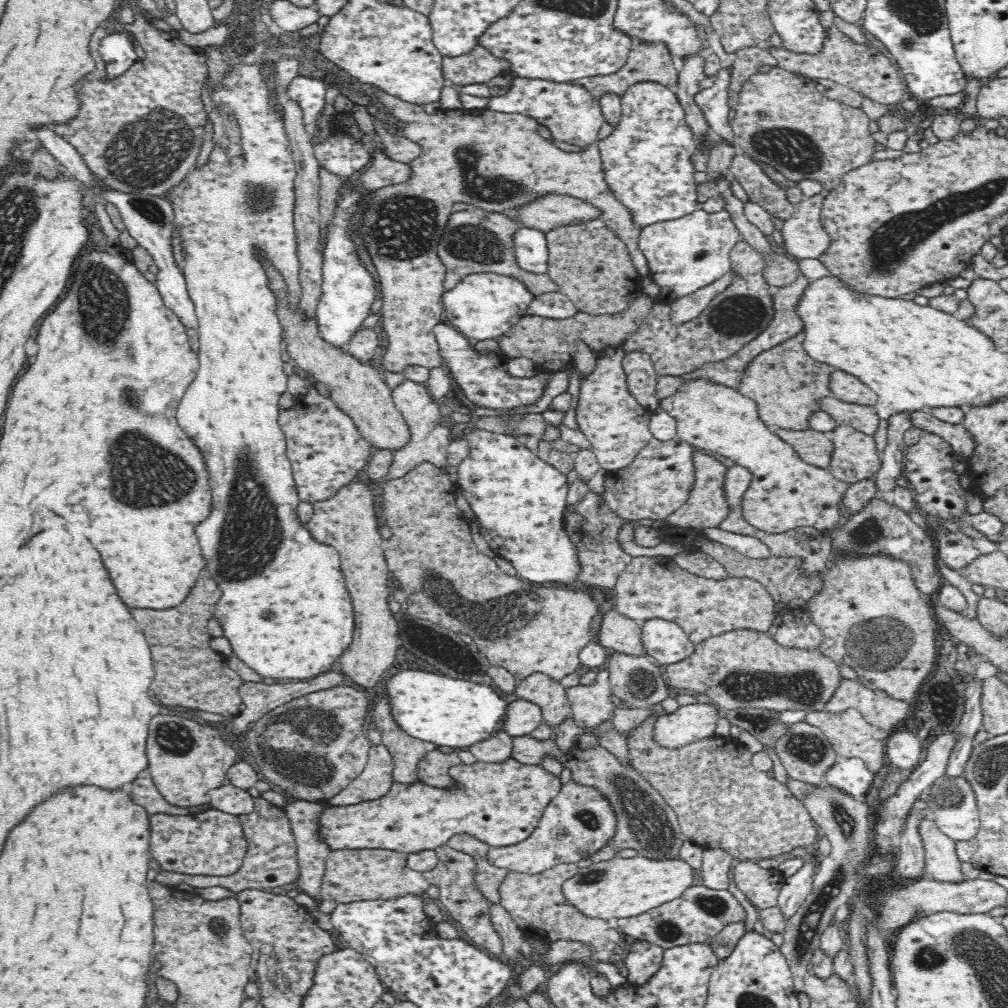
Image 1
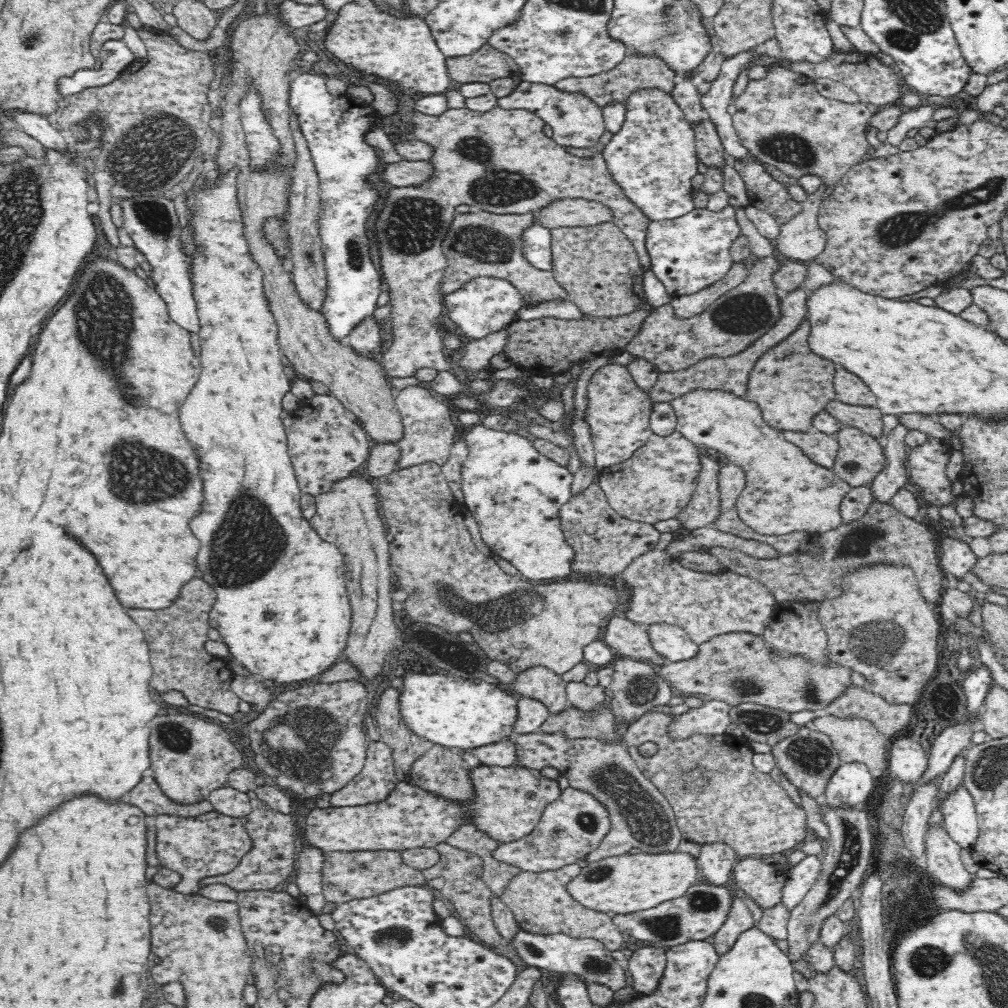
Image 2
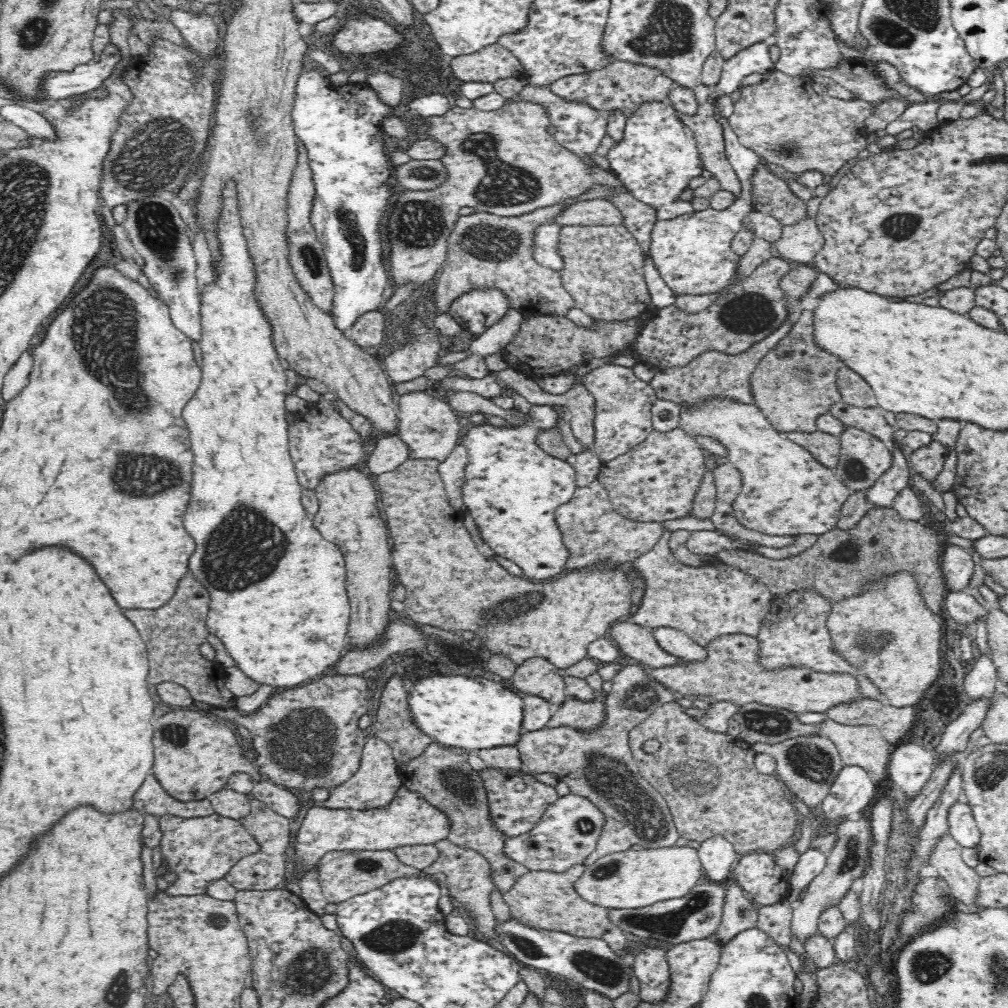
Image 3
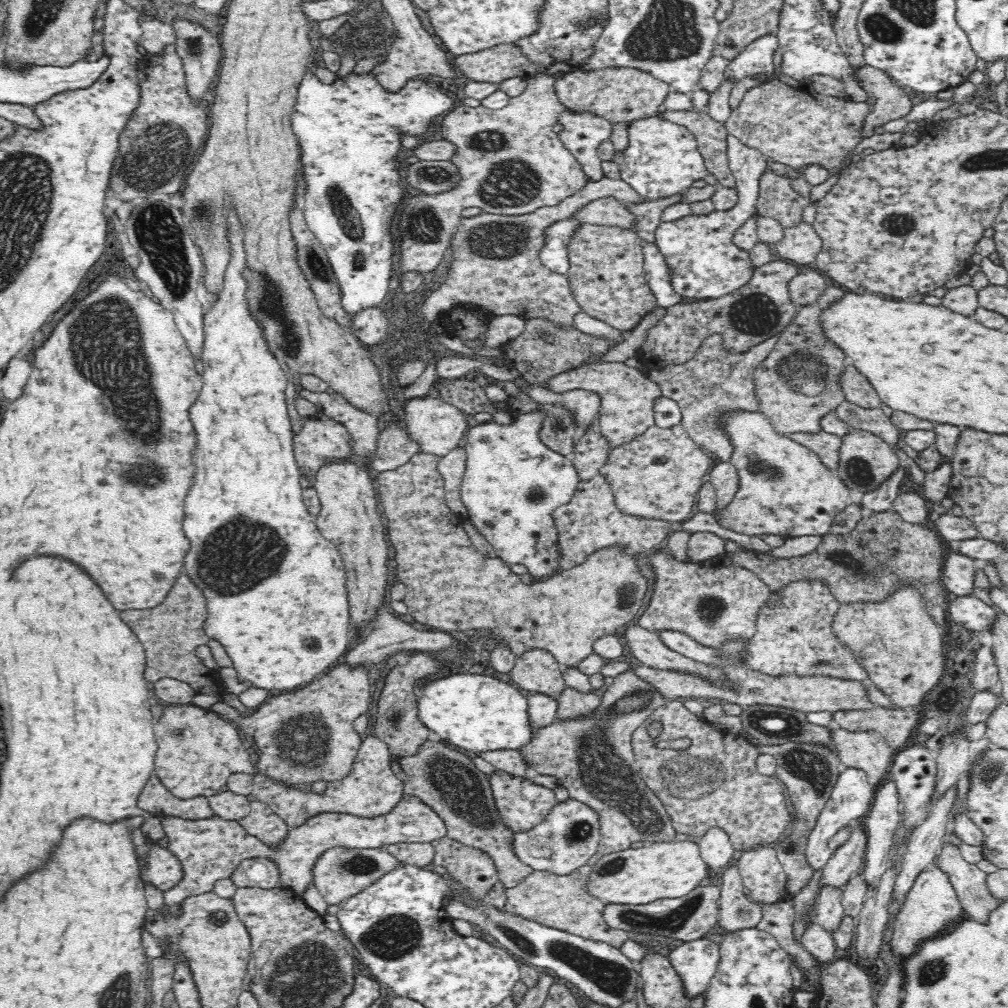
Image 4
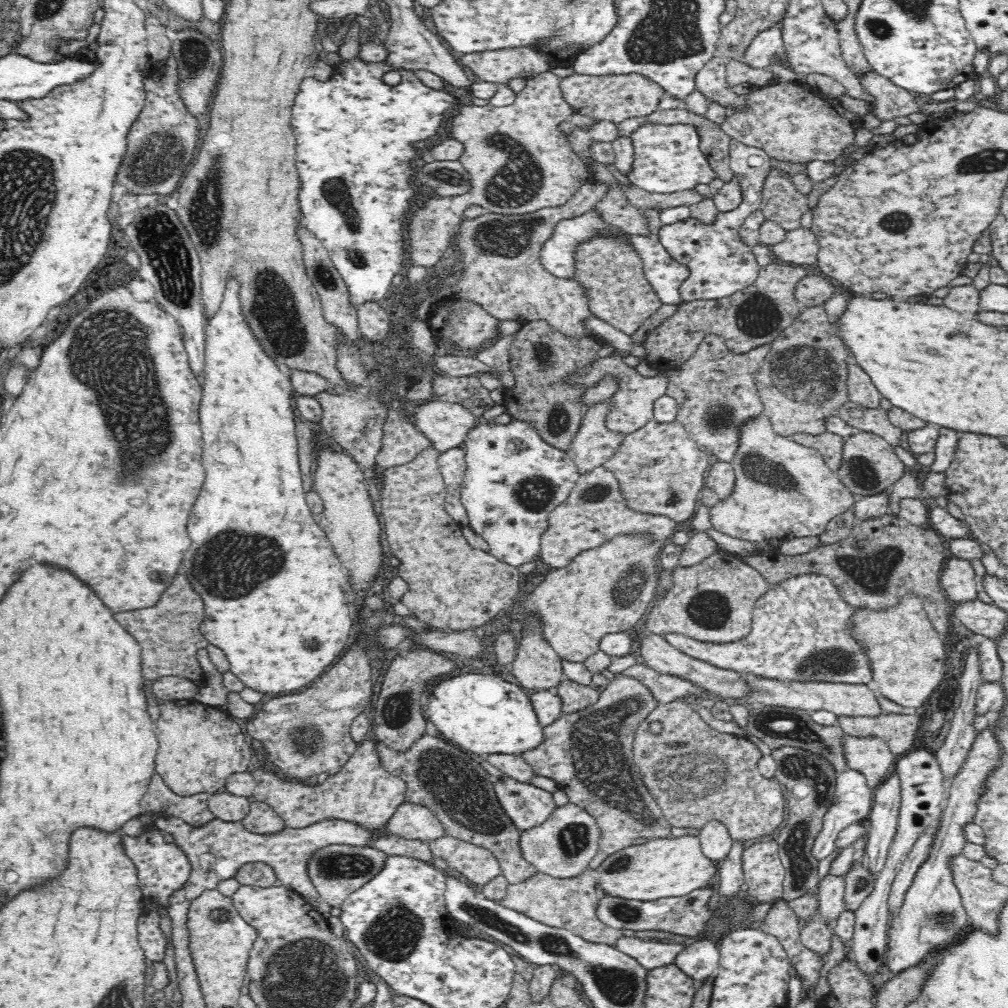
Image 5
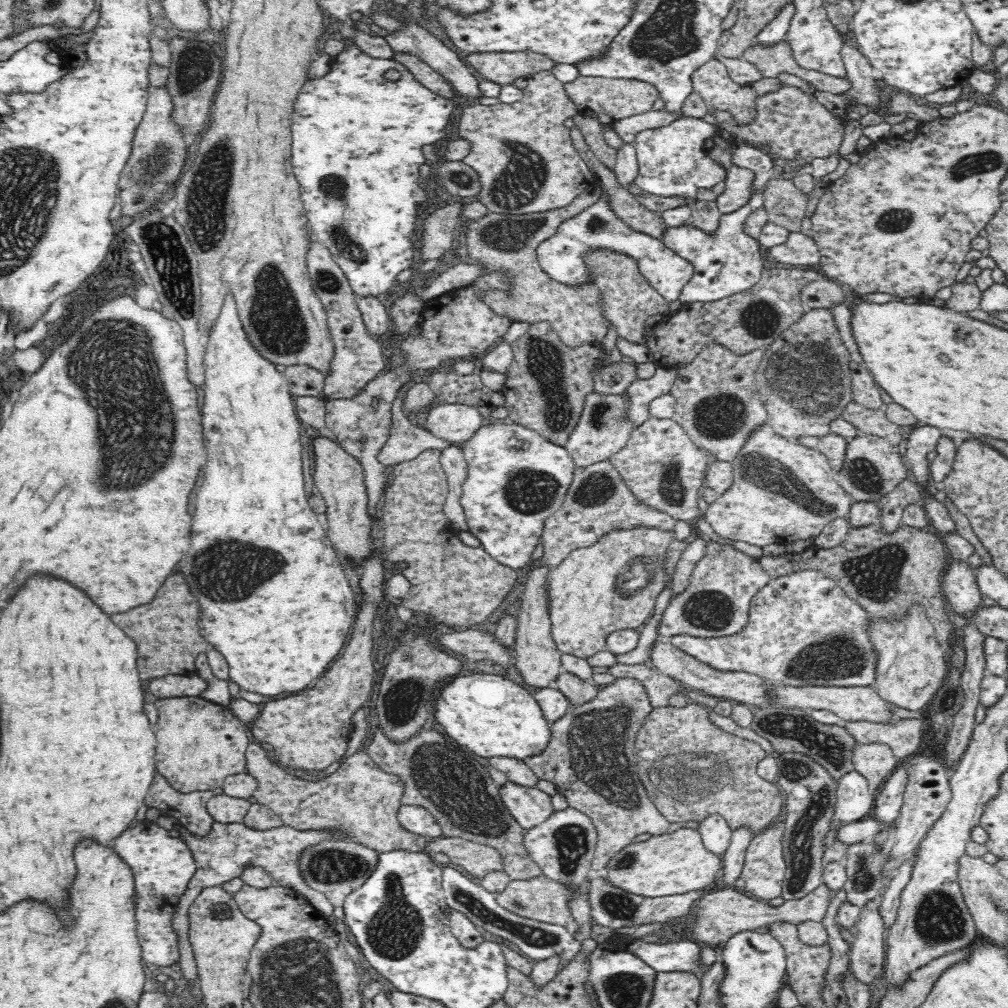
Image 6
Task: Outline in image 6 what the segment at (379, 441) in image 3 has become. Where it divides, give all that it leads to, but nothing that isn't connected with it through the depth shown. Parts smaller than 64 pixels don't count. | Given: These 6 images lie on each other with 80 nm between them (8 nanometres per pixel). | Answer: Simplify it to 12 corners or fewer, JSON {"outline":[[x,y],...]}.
{"outline":[[391,405],[390,434],[377,456],[386,466],[412,460],[448,441]]}

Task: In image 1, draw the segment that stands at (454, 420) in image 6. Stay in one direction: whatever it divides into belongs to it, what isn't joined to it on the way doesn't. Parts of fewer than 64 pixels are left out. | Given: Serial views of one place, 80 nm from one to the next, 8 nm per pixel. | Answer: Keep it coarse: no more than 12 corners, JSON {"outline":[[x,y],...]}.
{"outline":[[423,384],[391,389],[410,427],[383,482],[420,462],[446,468],[451,430]]}

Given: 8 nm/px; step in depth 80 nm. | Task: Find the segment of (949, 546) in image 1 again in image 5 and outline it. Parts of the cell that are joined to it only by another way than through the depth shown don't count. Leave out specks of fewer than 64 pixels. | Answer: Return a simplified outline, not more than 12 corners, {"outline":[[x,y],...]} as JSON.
{"outline":[[951,557],[939,581],[952,603],[976,599],[969,560]]}

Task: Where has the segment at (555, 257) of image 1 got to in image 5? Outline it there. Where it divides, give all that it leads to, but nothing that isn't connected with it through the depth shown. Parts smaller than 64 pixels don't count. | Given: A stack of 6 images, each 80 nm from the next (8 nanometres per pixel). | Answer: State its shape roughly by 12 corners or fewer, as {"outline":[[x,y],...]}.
{"outline":[[628,232],[576,246],[590,313],[626,334],[662,306]]}

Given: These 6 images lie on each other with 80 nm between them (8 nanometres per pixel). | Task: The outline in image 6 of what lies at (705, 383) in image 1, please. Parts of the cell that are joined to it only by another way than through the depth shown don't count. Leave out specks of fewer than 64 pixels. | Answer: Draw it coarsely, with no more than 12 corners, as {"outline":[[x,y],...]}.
{"outline":[[768,422],[709,504],[716,534],[815,539],[855,502],[822,452]]}

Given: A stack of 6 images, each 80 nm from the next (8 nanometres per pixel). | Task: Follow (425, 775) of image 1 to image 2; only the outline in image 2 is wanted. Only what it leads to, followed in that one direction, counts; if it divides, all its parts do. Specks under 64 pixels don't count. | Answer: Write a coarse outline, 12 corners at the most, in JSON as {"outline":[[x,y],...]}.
{"outline":[[434,745],[407,782],[449,800],[474,796],[461,754]]}

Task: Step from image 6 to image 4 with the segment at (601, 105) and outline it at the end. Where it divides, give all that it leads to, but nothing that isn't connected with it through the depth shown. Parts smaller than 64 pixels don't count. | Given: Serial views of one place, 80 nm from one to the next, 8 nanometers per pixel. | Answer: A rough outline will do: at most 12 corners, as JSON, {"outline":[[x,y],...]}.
{"outline":[[640,68],[558,76],[565,107],[630,123],[660,111],[671,86]]}

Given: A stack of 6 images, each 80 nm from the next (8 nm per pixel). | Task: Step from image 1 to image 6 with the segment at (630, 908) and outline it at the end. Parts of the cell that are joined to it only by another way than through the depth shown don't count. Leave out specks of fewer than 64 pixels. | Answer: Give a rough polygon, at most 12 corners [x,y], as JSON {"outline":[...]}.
{"outline":[[699,829],[625,846],[610,885],[656,898],[702,891],[721,857]]}

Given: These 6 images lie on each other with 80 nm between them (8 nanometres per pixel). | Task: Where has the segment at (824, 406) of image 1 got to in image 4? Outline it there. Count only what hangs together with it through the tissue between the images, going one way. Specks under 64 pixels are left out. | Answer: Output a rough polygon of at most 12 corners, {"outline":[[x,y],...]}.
{"outline":[[844,400],[832,414],[850,429],[896,445],[900,430],[881,407],[866,409]]}

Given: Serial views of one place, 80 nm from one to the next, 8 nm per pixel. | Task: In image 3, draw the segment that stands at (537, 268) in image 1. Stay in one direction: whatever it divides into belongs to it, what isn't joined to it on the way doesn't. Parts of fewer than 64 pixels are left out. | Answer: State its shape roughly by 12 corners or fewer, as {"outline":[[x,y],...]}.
{"outline":[[558,224],[538,226],[532,257],[552,271],[562,270]]}

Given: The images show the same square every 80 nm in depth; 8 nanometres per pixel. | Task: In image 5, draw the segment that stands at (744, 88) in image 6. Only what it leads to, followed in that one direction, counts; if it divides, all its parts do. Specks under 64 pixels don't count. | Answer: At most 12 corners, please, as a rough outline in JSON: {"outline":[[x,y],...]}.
{"outline":[[716,55],[696,75],[695,85],[708,100],[742,110],[726,83],[730,59]]}

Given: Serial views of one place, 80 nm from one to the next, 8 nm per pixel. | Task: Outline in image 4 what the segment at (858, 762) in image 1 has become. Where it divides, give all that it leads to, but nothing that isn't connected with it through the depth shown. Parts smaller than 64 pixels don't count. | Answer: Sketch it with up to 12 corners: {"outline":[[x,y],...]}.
{"outline":[[843,767],[807,842],[812,872],[834,854],[828,840],[863,820],[876,787]]}

